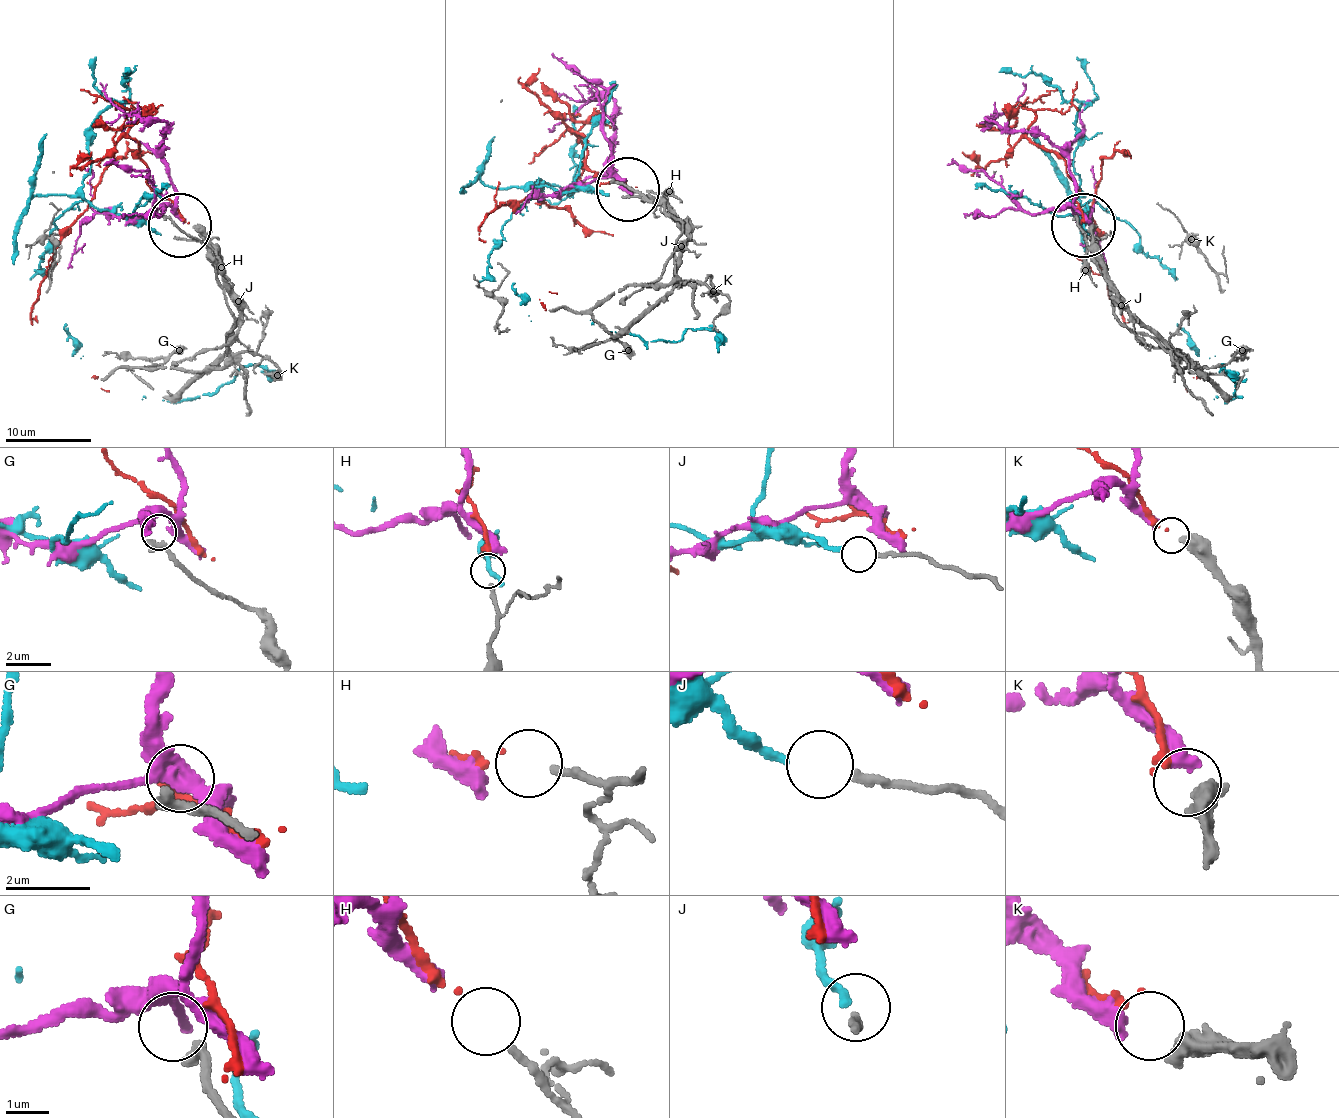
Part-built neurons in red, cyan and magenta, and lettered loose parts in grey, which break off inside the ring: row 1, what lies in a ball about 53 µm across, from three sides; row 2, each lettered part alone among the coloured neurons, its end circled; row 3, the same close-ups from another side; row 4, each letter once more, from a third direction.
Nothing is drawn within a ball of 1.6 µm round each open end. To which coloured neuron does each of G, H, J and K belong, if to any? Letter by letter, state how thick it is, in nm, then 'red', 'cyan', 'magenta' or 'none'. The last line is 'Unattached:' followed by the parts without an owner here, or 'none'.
G: calibre 280 nm; none
H: calibre 170 nm; red
J: calibre 190 nm; cyan
K: calibre 440 nm; magenta
Unattached: G

